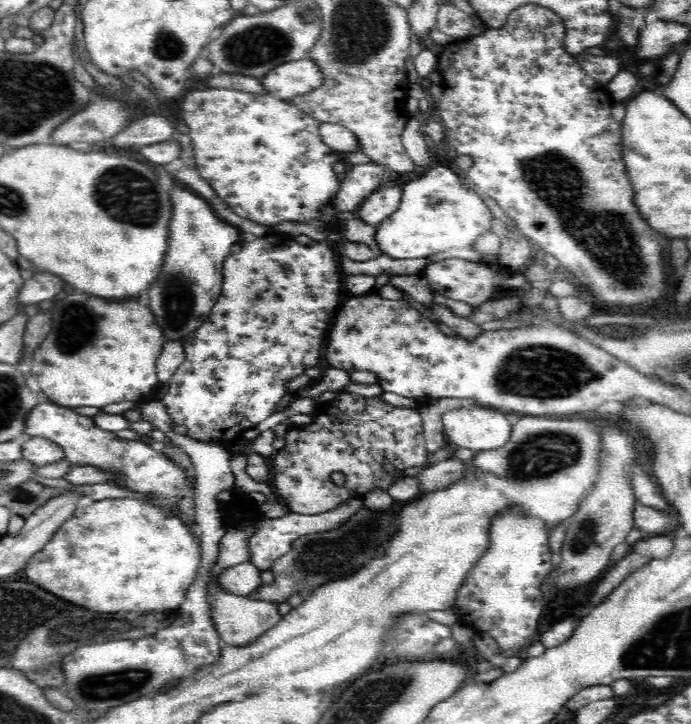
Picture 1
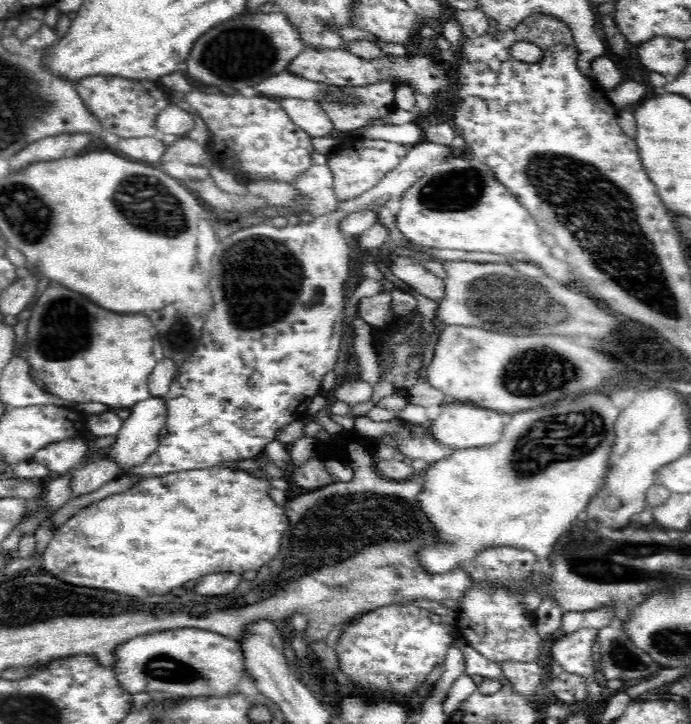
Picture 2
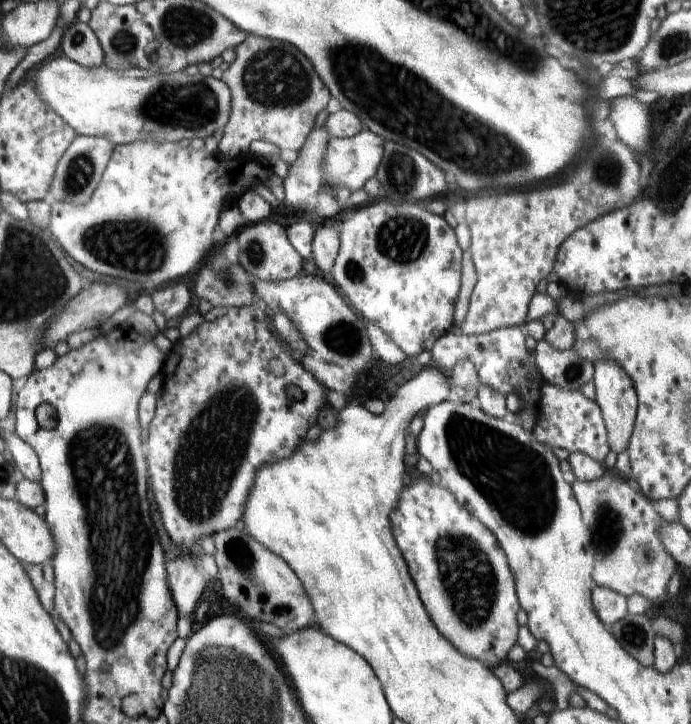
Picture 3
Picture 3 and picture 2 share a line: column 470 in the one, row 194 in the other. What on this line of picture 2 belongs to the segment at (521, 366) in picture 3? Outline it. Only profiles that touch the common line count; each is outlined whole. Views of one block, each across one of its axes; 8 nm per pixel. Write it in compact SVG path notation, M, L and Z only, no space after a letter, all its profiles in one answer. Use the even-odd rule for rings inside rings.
M346 134L327 158L327 165L334 176L334 193L338 201L357 198L375 188L381 178L388 175L408 154L409 145L391 143L386 140L370 140Z

